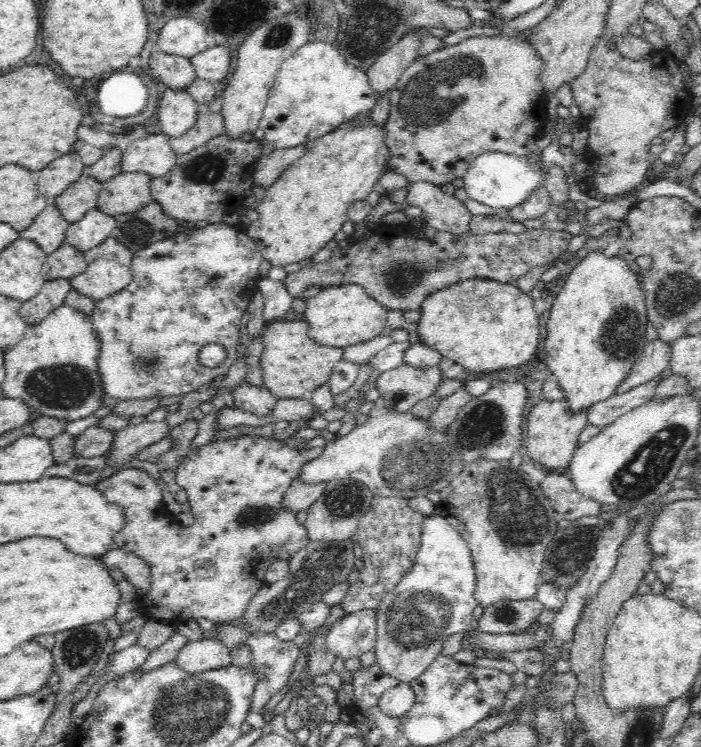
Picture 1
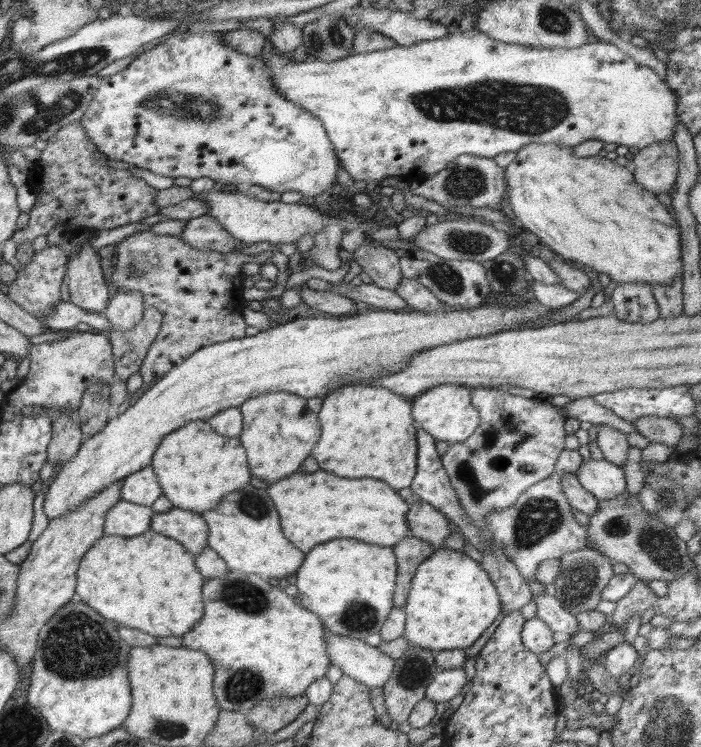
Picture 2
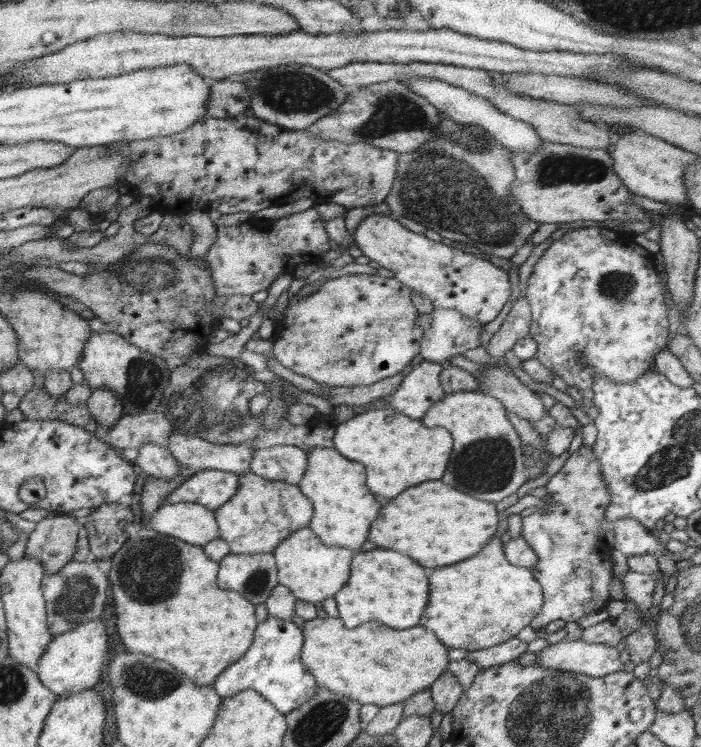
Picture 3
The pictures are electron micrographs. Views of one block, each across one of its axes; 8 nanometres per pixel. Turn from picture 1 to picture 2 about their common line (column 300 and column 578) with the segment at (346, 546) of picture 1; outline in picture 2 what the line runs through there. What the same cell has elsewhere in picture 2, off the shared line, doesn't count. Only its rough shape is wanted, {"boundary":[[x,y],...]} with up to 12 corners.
{"boundary":[[590,546],[561,558],[555,597],[574,616],[594,610],[613,563]]}

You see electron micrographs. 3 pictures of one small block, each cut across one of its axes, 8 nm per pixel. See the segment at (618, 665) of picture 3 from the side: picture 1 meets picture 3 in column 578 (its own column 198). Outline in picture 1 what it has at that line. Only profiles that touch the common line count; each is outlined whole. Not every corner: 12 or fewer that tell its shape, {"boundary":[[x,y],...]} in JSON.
{"boundary":[[188,642],[175,664],[192,674],[231,665],[231,649]]}

